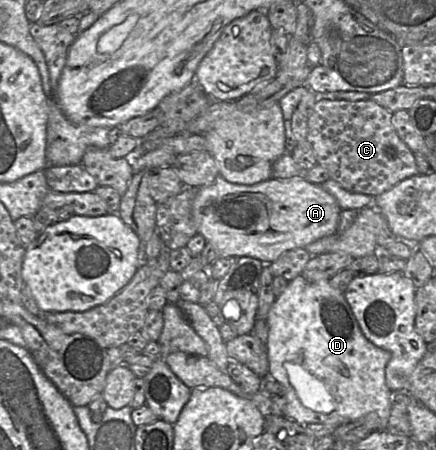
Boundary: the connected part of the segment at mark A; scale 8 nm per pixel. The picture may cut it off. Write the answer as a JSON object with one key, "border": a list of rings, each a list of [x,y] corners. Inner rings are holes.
{"border":[[[219,175],[211,184],[197,189],[192,203],[197,232],[214,247],[218,258],[252,257],[264,264],[273,263],[289,250],[305,248],[318,239],[335,234],[341,210],[330,193],[306,178],[269,178],[257,184],[242,185],[230,183]]]}

